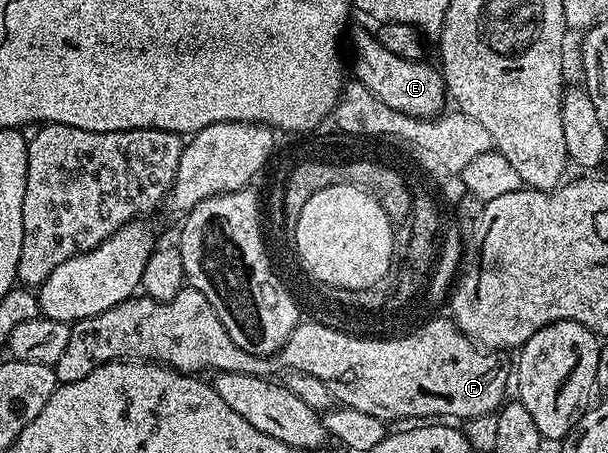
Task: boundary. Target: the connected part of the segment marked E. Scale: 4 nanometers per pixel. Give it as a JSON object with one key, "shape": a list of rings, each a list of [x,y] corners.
{"shape":[[[353,28],[349,32],[349,40],[351,36],[351,56],[355,59],[354,79],[358,83],[369,86],[369,90],[373,90],[373,94],[377,94],[377,98],[381,98],[381,102],[385,102],[385,106],[389,106],[393,110],[401,110],[401,114],[430,118],[440,115],[444,111],[443,103],[448,103],[449,100],[447,85],[443,82],[442,71],[436,65],[434,68],[433,65],[427,64],[428,62],[423,60],[397,58],[397,54],[389,54],[389,50],[385,50],[385,46],[381,46],[378,35],[374,31],[366,32],[363,28]]]}

